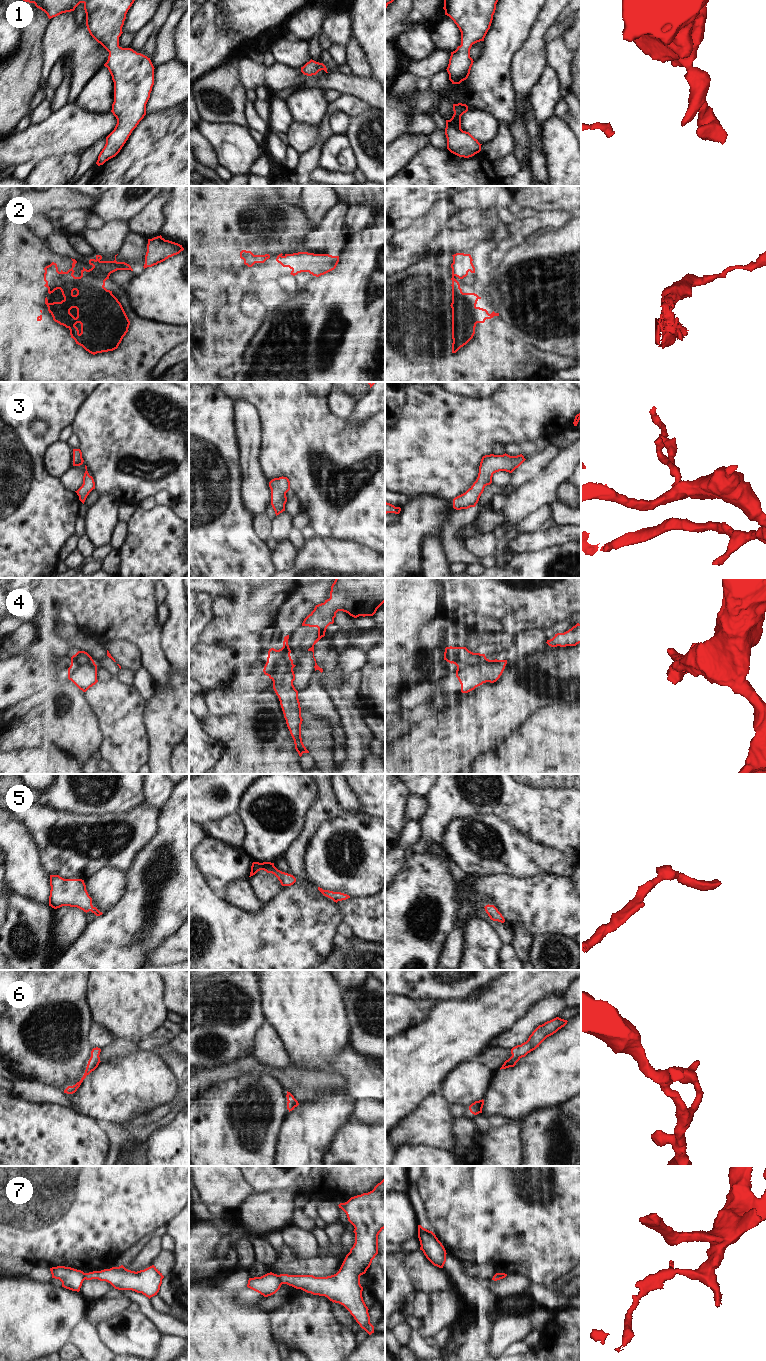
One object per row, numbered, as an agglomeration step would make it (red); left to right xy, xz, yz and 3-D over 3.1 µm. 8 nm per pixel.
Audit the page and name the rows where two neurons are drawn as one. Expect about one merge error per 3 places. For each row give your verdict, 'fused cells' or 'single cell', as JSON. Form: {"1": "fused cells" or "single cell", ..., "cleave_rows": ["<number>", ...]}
{"1": "single cell", "2": "fused cells", "3": "single cell", "4": "fused cells", "5": "single cell", "6": "single cell", "7": "fused cells", "cleave_rows": ["2", "4", "7"]}

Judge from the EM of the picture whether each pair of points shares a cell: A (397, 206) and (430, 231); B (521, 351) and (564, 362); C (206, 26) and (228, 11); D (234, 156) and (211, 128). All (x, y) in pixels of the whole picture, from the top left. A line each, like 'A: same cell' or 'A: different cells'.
A: different cells
B: same cell
C: different cells
D: same cell

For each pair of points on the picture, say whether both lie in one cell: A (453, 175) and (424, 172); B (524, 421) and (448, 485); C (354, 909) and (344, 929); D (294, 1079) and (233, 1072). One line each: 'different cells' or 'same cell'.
A: same cell
B: same cell
C: different cells
D: same cell

